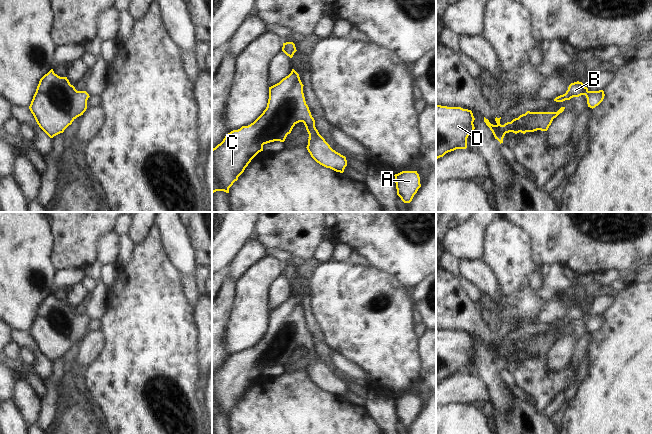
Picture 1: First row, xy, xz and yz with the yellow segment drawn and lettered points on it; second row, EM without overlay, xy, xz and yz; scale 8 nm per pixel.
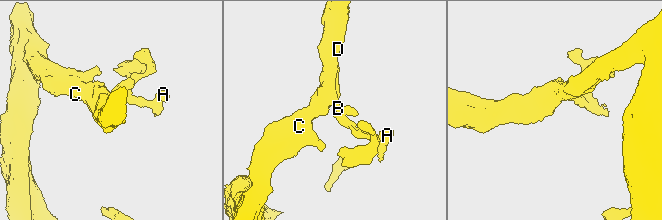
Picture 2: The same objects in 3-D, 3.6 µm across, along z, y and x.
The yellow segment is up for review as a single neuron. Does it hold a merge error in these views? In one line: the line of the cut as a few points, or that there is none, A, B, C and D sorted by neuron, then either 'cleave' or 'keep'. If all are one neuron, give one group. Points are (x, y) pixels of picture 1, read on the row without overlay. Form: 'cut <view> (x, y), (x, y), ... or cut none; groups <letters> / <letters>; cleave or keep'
cut none; groups A B C D; keep

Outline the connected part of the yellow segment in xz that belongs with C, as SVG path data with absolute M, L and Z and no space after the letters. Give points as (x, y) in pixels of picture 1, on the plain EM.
M292 293L288 300L269 311L269 323L263 337L250 349L228 357L223 365L212 373L212 417L216 415L229 417L229 412L238 404L251 384L263 375L263 369L274 365L284 366L299 346L304 347L309 358L306 372L311 381L326 392L340 397L344 396L347 390L346 381L333 374L319 358L315 351L315 344L306 328L303 310L299 298Z

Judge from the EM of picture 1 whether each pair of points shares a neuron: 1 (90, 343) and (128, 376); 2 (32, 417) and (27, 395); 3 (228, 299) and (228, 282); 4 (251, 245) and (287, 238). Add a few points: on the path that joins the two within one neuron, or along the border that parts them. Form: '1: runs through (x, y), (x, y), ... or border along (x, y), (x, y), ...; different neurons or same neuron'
1: border along (100, 330), (103, 347), (84, 368); different neurons
2: runs through (30, 412), (27, 400); same neuron
3: runs through (228, 295), (228, 286); same neuron
4: border along (256, 239), (266, 249); different neurons

